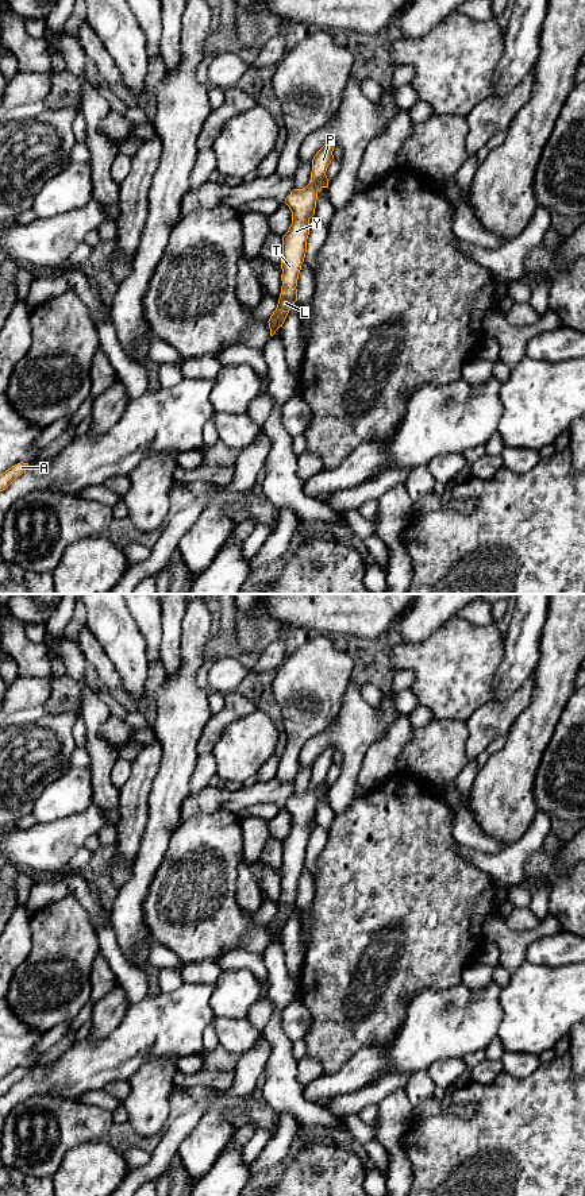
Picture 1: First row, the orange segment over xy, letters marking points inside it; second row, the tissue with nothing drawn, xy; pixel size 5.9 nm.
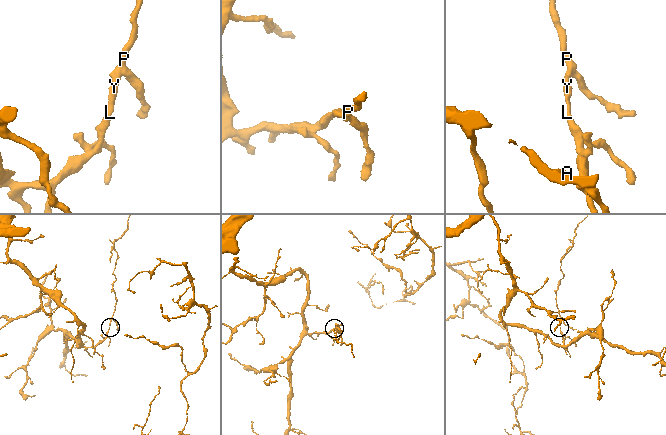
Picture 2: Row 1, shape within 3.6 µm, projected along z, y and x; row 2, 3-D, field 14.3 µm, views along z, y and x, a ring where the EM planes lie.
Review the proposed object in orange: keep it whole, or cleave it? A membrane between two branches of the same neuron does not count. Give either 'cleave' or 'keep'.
keep

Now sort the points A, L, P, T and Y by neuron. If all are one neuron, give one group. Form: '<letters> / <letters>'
A L P T Y

